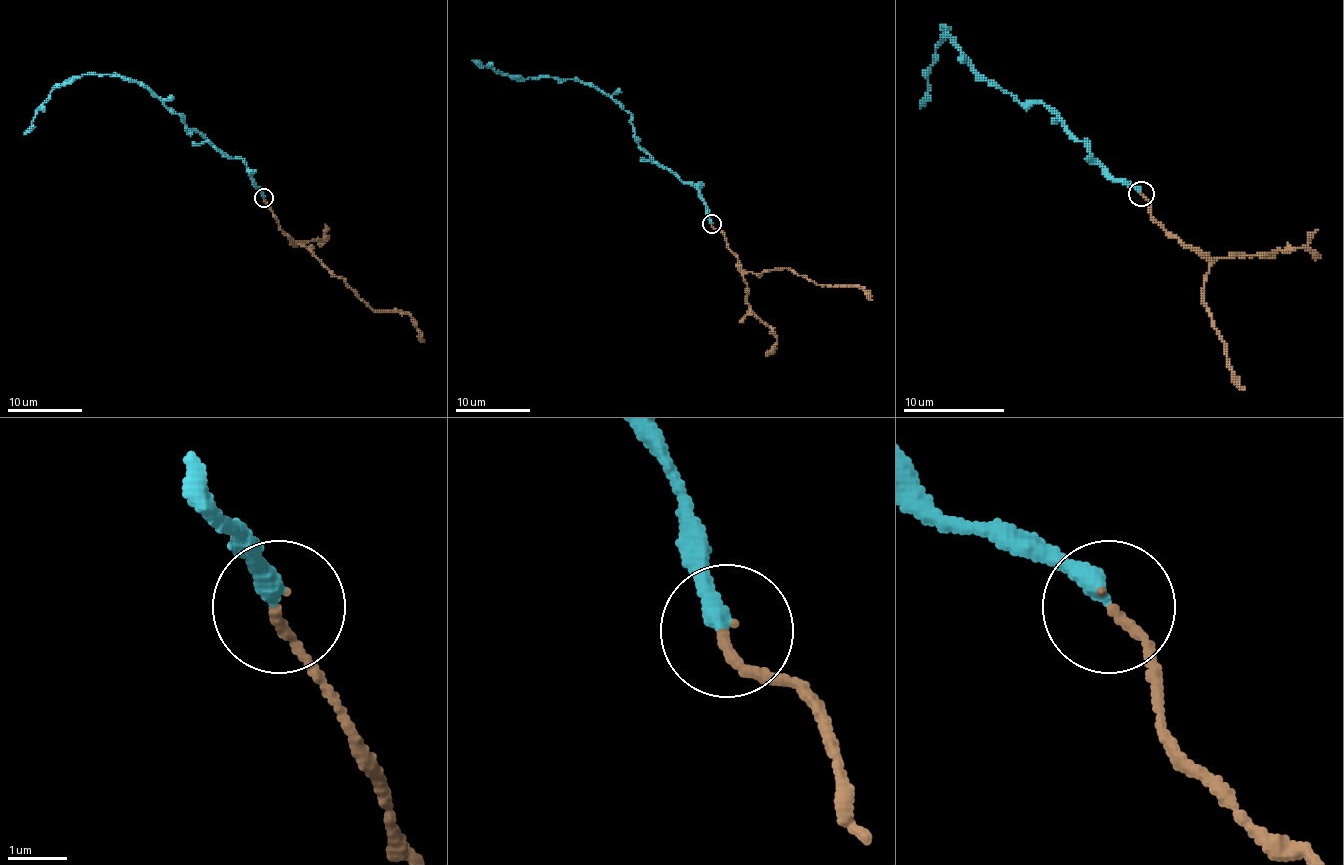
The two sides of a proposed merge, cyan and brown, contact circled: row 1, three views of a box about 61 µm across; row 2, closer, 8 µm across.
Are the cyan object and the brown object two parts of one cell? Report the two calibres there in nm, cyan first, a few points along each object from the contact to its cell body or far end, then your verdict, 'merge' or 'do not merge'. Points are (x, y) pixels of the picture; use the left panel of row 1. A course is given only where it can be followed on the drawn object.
320 nm thick on the cyan side, 160 nm on the other; cyan runs (263, 198), (241, 158), (187, 130), (183, 117), (136, 82), (108, 74), (69, 78), (24, 134); brown runs (263, 198), (278, 226), (297, 244), (306, 248), (329, 271), (340, 276), (374, 310), (405, 312), (424, 342); merge

